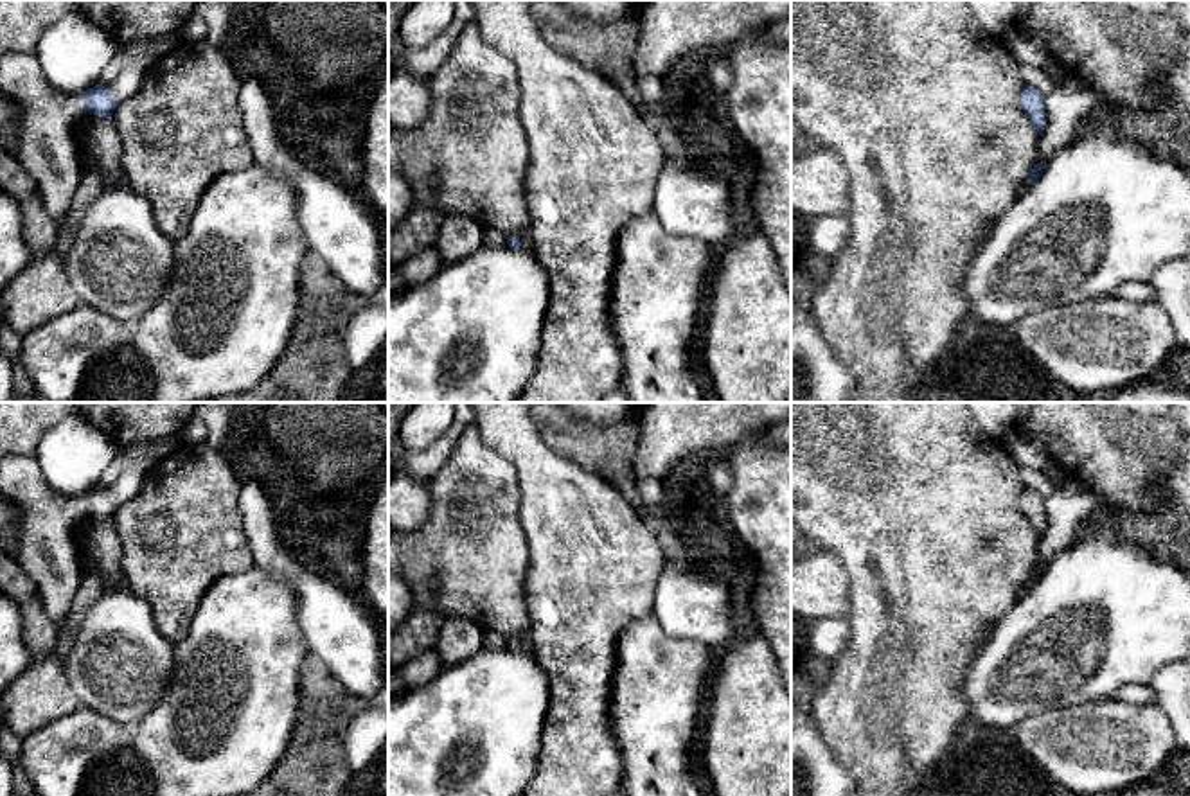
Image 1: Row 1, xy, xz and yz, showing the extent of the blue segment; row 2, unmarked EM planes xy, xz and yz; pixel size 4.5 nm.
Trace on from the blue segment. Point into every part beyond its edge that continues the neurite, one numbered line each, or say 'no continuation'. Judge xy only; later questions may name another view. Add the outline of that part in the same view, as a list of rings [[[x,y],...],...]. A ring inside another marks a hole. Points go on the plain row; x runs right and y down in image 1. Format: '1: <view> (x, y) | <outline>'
1: xy (130, 480) | [[[180,437],[147,442],[149,446],[147,458],[140,464],[128,464],[119,474],[119,478],[110,485],[115,501],[119,505],[126,503],[142,487],[147,471],[155,464],[158,464],[164,456],[167,456],[180,442],[182,442]]]
2: xy (47, 552) | [[[34,455],[0,460],[0,494],[22,512],[16,561],[34,580],[50,618],[65,622],[81,586],[81,559],[74,528],[84,505],[65,498],[45,480]]]

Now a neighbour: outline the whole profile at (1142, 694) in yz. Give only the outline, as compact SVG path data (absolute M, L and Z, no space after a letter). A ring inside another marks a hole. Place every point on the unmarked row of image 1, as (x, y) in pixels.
M1125 685L1118 688L1113 699L1123 701L1123 703L1138 703L1138 704L1156 703L1156 695L1149 688L1149 685Z

